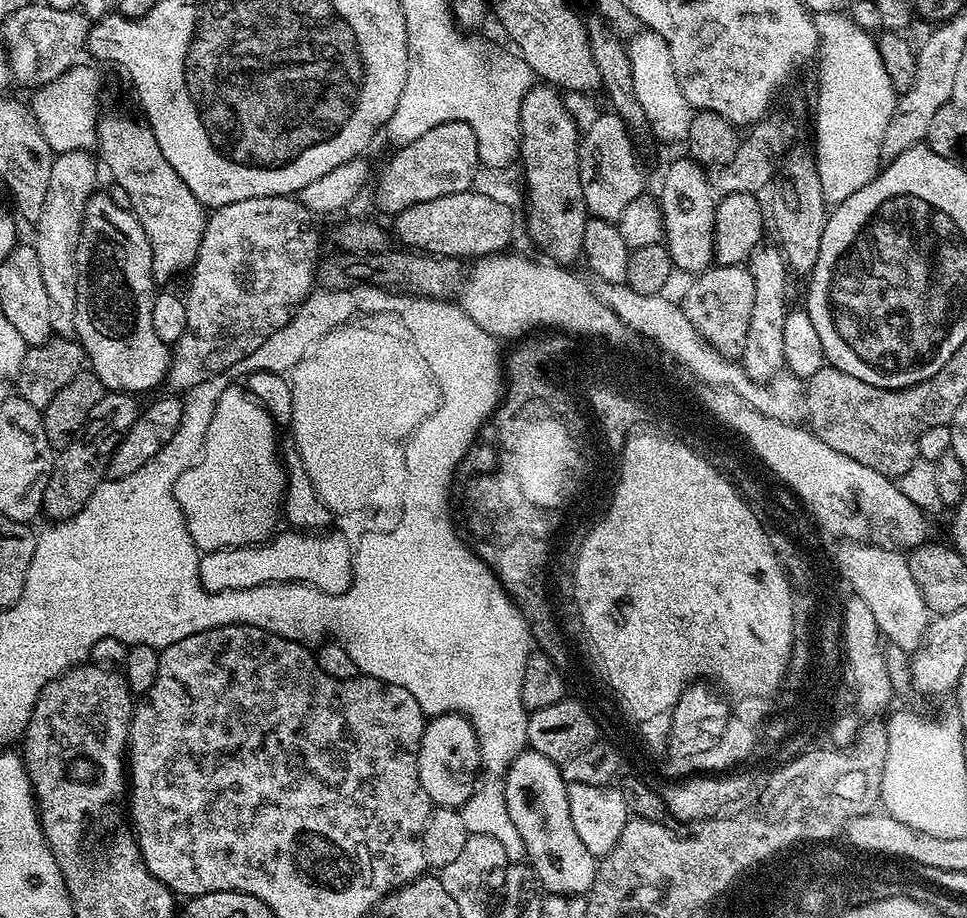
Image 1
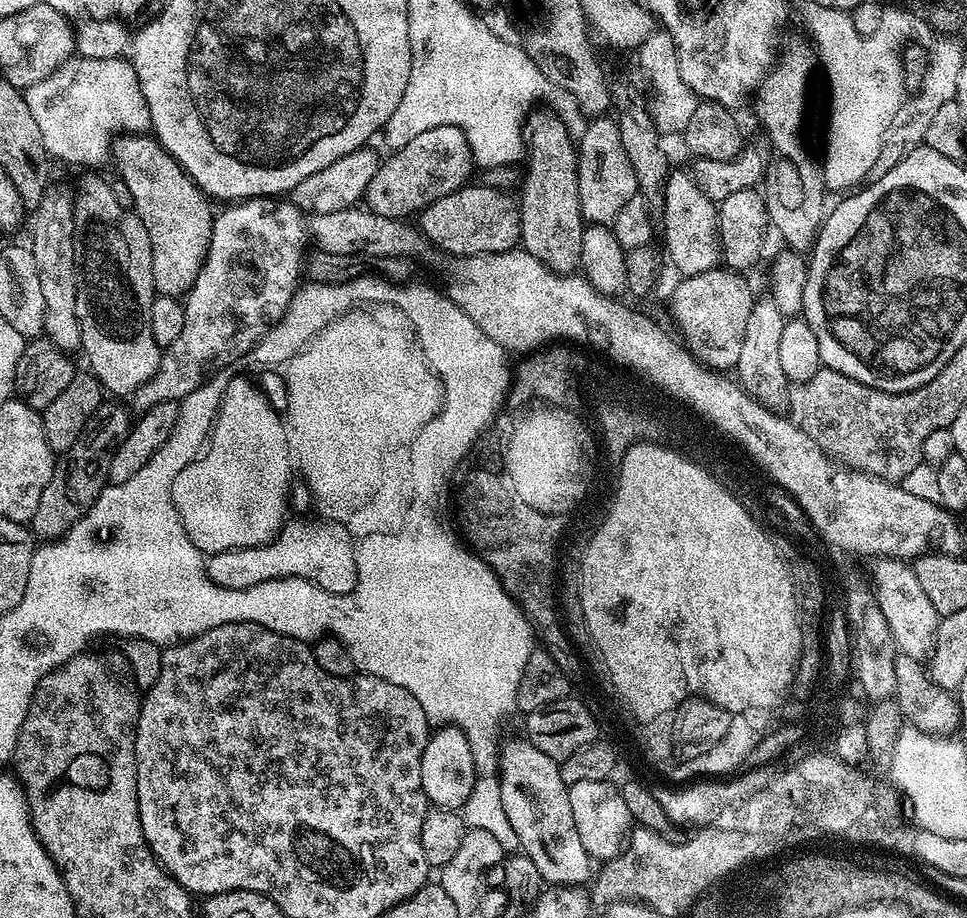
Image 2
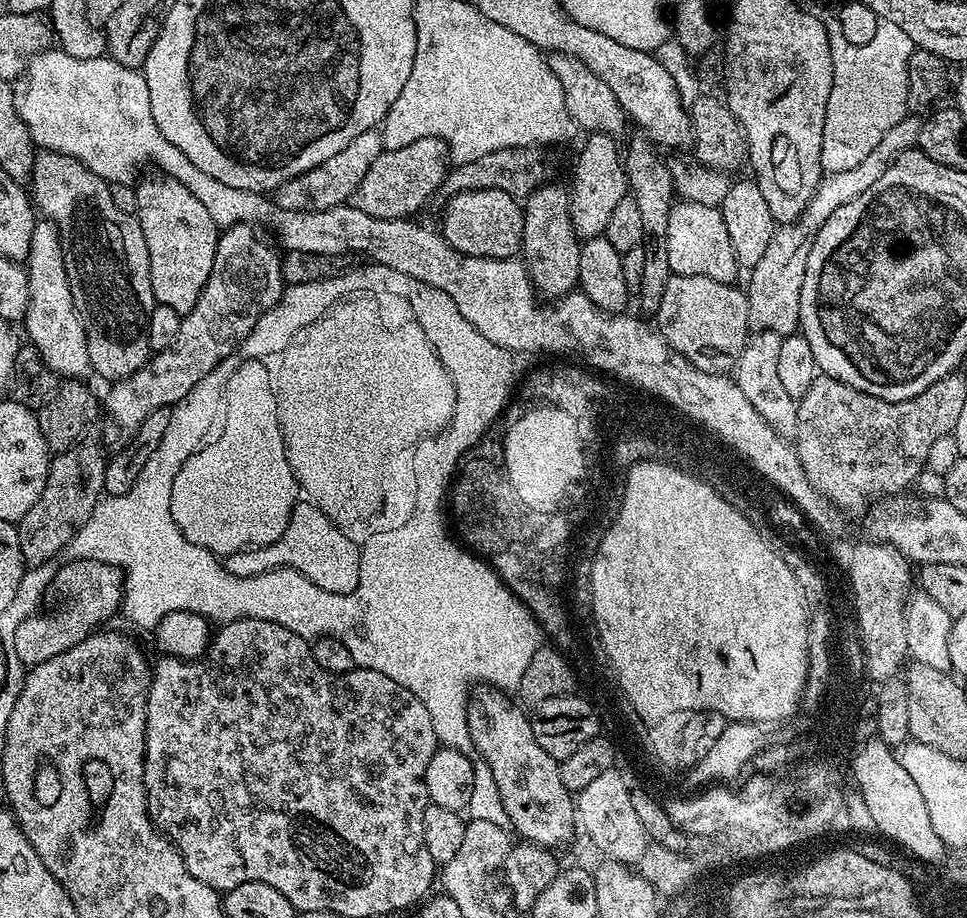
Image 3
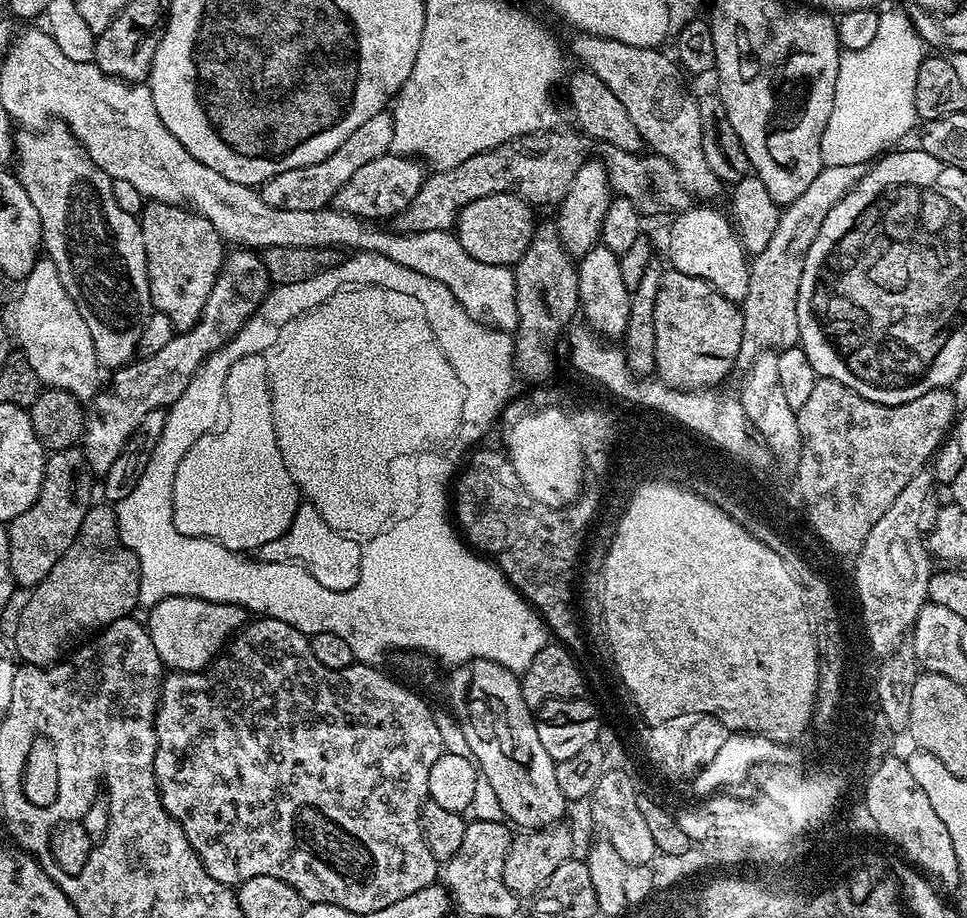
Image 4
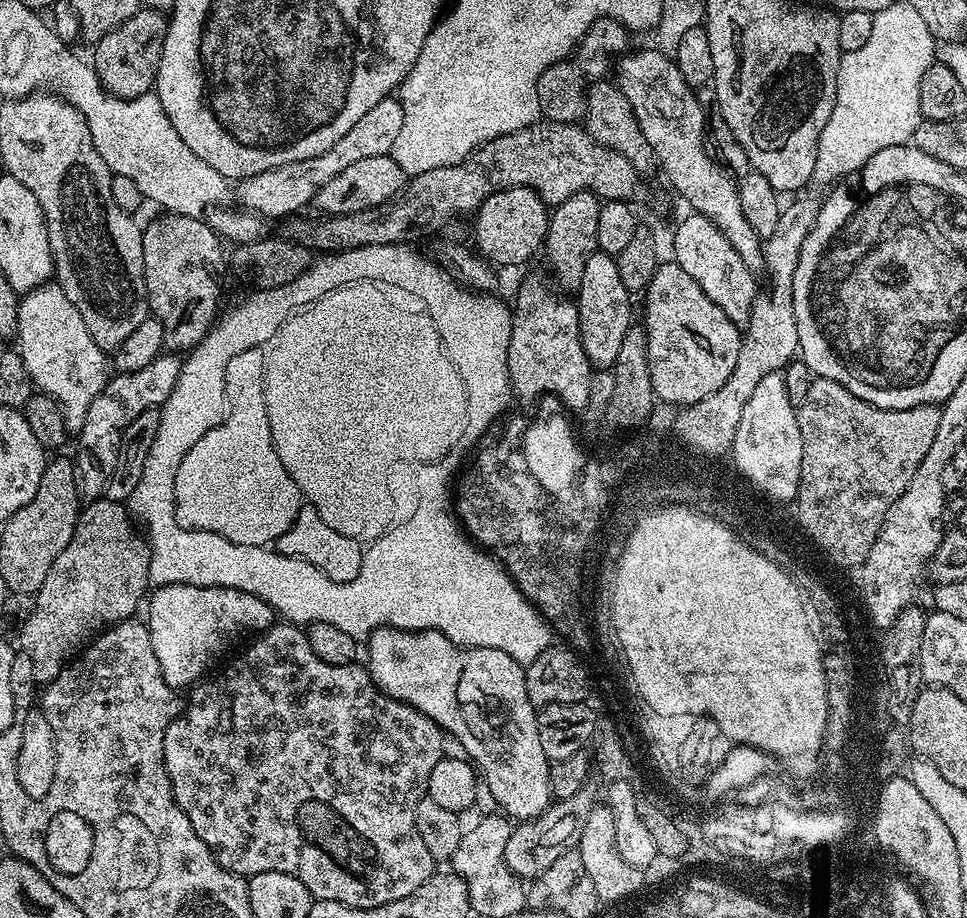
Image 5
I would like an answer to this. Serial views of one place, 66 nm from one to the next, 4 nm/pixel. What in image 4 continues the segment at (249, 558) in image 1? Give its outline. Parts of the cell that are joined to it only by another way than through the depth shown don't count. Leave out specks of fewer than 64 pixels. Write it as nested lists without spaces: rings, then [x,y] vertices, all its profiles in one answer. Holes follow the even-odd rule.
[[[304,502],[294,514],[294,522],[282,534],[282,538],[274,538],[274,542],[266,542],[258,550],[259,559],[266,562],[286,562],[297,564],[306,569],[326,590],[345,592],[350,590],[358,582],[362,570],[362,549],[354,546],[349,538],[342,538],[313,504]]]

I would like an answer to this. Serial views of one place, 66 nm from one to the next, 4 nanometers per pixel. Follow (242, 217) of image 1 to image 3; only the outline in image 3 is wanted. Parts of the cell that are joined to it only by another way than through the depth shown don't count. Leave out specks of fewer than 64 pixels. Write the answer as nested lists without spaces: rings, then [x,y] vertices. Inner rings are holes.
[[[236,224],[221,231],[218,250],[214,254],[214,270],[198,302],[194,302],[194,310],[183,313],[178,338],[174,338],[174,342],[170,342],[166,350],[155,353],[137,372],[115,381],[109,387],[111,390],[106,398],[104,397],[102,406],[105,417],[110,418],[112,428],[116,431],[117,445],[123,446],[132,439],[138,426],[146,422],[146,414],[169,407],[186,398],[186,394],[190,394],[196,383],[206,378],[206,374],[210,374],[210,370],[214,370],[218,362],[222,362],[239,349],[241,342],[250,334],[250,330],[254,330],[260,315],[279,302],[286,287],[282,256],[275,243],[267,244],[262,237],[256,236],[256,232],[257,229],[251,224]]]

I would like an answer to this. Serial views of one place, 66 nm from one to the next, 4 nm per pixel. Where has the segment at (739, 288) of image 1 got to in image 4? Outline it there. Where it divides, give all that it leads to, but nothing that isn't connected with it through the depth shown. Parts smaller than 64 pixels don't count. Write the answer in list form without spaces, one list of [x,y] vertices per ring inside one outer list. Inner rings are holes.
[[[675,270],[665,271],[658,302],[654,302],[654,338],[656,339],[655,375],[672,388],[685,390],[708,390],[719,380],[724,380],[738,364],[738,350],[742,346],[742,322],[744,313],[741,305],[728,300],[708,280]]]

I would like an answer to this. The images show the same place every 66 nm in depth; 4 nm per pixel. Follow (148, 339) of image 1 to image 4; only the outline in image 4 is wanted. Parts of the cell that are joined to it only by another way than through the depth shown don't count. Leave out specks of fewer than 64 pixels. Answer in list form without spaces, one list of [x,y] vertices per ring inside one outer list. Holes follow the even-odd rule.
[[[49,122],[39,130],[20,130],[15,133],[16,146],[14,149],[14,175],[20,184],[30,194],[30,202],[34,202],[34,210],[38,210],[38,218],[42,222],[42,248],[47,259],[58,266],[58,278],[62,278],[62,286],[66,286],[66,294],[74,298],[74,306],[78,306],[78,314],[82,314],[87,328],[90,330],[90,338],[94,338],[94,354],[98,354],[98,362],[101,369],[115,370],[132,363],[138,352],[138,345],[142,338],[142,326],[146,326],[148,316],[153,312],[152,299],[150,298],[150,282],[148,281],[148,263],[146,262],[146,246],[142,246],[142,230],[139,219],[126,214],[119,208],[118,202],[114,202],[114,190],[112,189],[112,177],[100,169],[90,158],[90,154],[84,149],[80,139],[71,132],[63,122]]]

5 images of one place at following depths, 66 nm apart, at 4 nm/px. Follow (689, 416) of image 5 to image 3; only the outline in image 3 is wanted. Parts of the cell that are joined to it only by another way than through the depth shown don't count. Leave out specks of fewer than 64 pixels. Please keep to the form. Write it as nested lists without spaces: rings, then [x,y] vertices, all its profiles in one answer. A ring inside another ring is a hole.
[[[916,114],[905,115],[886,134],[882,134],[882,142],[870,150],[866,158],[851,170],[830,172],[820,177],[820,184],[816,188],[814,198],[806,206],[806,210],[793,224],[779,225],[770,238],[770,247],[762,259],[750,270],[752,276],[746,283],[748,294],[748,318],[751,327],[765,332],[777,332],[783,338],[791,336],[800,327],[800,303],[802,302],[802,282],[806,282],[806,262],[810,258],[812,241],[816,239],[818,230],[846,202],[854,202],[854,198],[866,194],[886,170],[902,153],[917,147],[916,139],[920,133],[921,117]]]

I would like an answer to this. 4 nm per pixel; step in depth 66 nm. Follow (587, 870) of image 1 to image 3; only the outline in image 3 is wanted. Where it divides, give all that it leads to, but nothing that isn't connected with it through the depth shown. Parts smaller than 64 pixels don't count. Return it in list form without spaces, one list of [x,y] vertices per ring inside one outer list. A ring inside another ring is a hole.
[[[491,686],[471,693],[468,725],[474,744],[490,766],[494,782],[498,782],[498,794],[502,794],[502,806],[506,806],[506,814],[510,814],[512,828],[520,831],[527,843],[557,850],[570,843],[572,835],[578,832],[573,793],[562,786],[559,763],[538,746],[531,719],[526,712],[524,716],[525,709],[515,708],[504,696],[507,695],[503,691]]]

